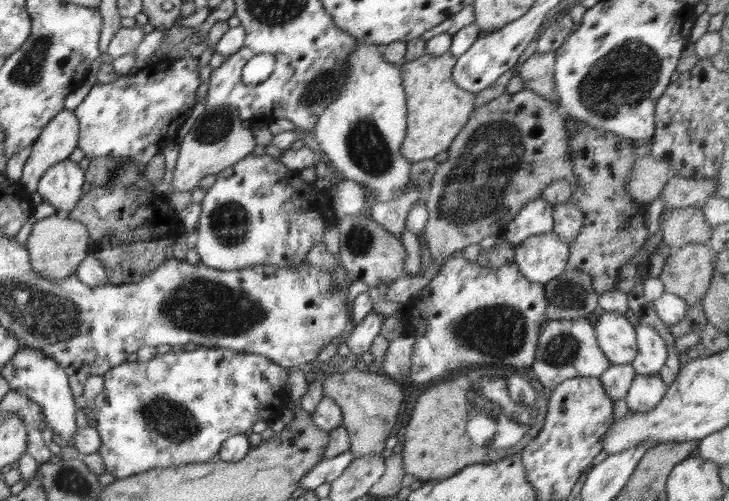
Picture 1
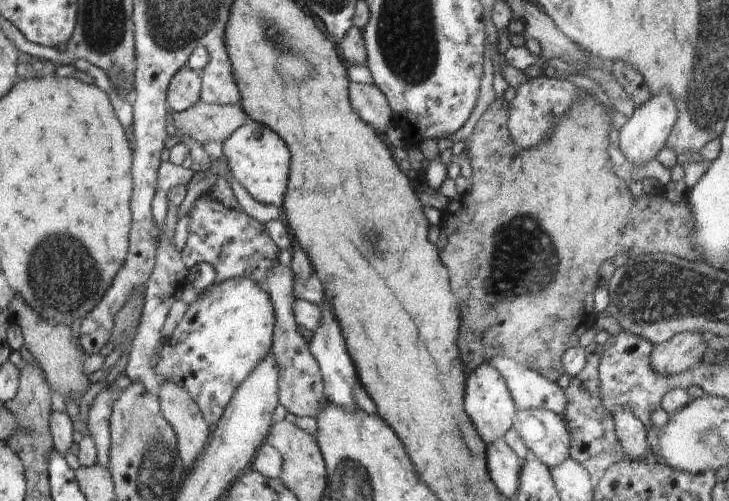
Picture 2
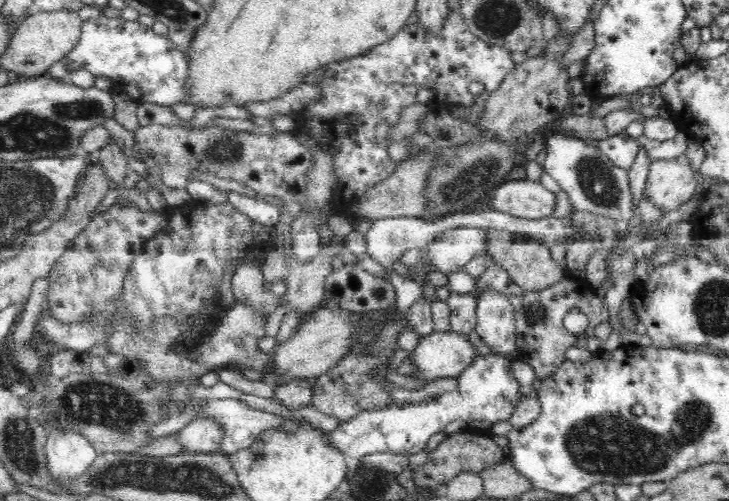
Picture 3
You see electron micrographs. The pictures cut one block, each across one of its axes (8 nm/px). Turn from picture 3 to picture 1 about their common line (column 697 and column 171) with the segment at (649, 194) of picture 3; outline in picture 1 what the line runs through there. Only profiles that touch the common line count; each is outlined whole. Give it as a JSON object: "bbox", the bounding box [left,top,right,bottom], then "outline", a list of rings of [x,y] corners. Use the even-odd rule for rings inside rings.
{"bbox":[170,106,255,192],"outline":[[[222,106],[222,108],[216,108],[216,110],[206,110],[195,120],[190,131],[179,144],[180,152],[172,172],[173,180],[170,186],[176,192],[192,191],[198,186],[198,182],[202,178],[211,174],[218,174],[220,171],[246,157],[254,150],[255,144],[254,132],[252,132],[249,123],[242,122],[238,118],[238,110],[232,112],[228,106]]]}

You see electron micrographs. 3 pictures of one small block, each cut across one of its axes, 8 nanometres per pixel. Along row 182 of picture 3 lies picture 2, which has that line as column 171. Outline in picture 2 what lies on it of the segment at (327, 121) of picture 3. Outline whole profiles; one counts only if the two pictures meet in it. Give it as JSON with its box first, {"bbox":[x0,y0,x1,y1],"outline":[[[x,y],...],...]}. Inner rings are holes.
{"bbox":[155,278,274,425],"outline":[[[245,278],[228,279],[204,290],[195,302],[188,305],[187,312],[172,336],[163,339],[155,374],[160,381],[172,379],[181,384],[199,406],[204,420],[209,425],[217,424],[238,386],[270,354],[274,325],[273,302],[264,286]]]}

